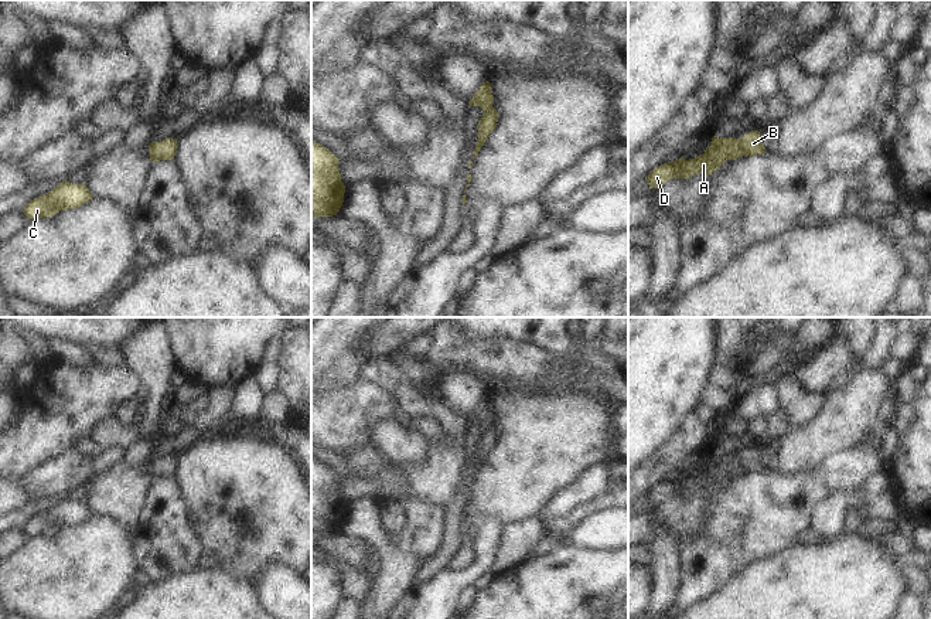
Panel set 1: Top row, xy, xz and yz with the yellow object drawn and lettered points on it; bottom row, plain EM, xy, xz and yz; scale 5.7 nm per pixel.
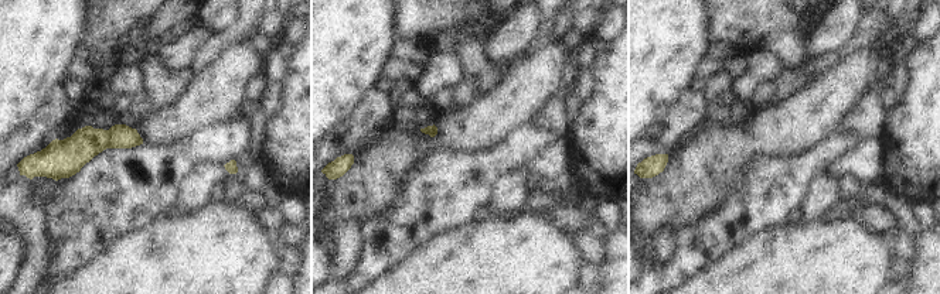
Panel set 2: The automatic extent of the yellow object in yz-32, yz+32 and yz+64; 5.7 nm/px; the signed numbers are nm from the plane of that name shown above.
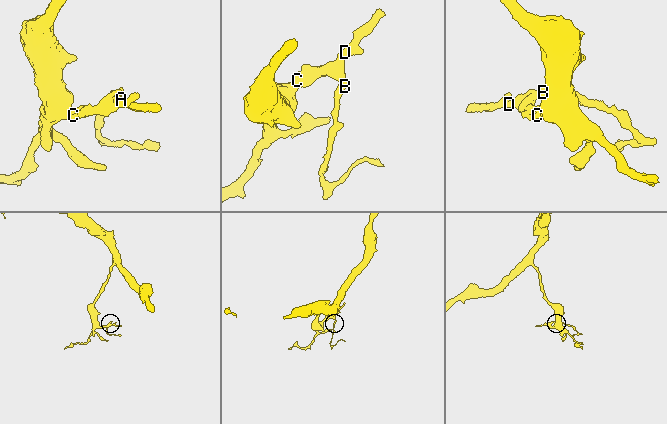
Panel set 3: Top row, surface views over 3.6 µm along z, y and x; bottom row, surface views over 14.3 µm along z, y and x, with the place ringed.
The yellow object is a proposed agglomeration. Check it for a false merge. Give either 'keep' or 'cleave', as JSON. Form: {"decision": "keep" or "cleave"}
{"decision": "cleave"}

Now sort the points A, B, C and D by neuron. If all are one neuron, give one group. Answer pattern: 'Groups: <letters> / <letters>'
Groups: A C D / B.

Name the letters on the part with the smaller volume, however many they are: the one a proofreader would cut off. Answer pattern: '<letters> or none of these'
B

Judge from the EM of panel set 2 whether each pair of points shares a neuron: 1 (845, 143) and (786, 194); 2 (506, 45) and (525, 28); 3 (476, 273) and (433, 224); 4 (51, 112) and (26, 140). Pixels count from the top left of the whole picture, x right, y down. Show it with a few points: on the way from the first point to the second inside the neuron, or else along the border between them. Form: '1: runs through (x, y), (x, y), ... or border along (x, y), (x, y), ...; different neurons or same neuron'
1: runs through (830, 149), (799, 178); same neuron
2: runs through (510, 41), (521, 30); same neuron
3: border along (472, 221), (435, 235), (414, 250); different neurons
4: runs through (47, 119), (33, 133); same neuron

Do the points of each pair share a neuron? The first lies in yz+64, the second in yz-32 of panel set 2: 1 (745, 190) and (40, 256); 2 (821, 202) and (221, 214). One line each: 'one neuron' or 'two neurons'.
1: two neurons
2: two neurons

